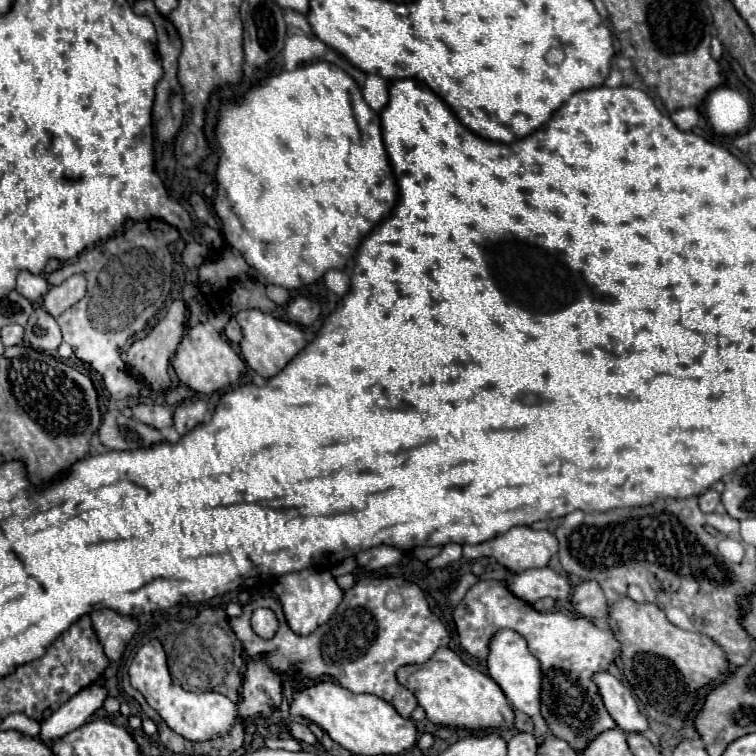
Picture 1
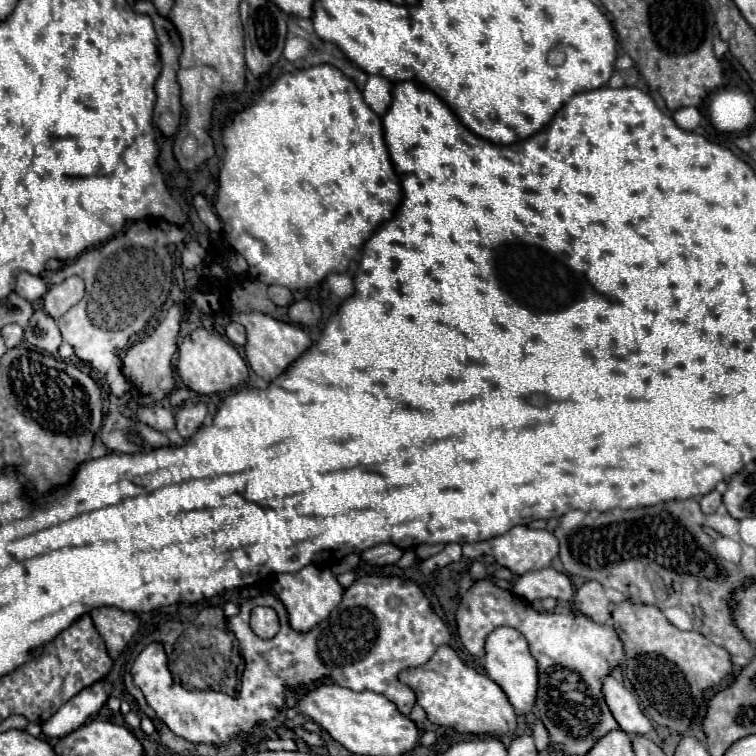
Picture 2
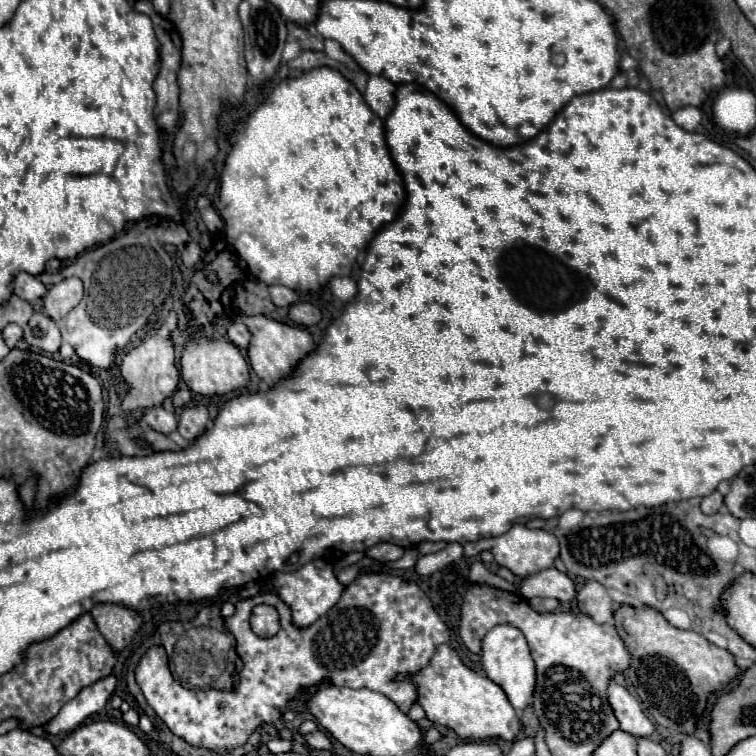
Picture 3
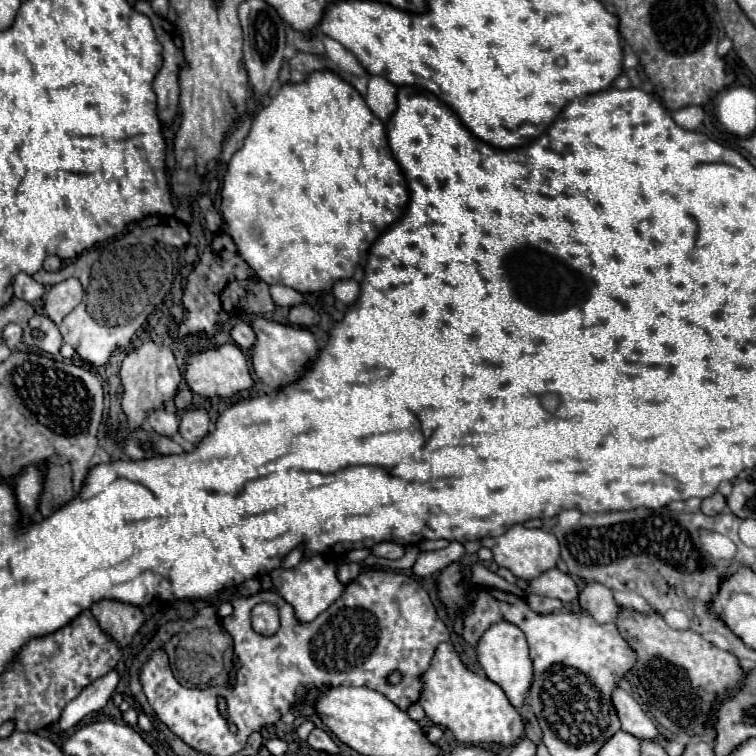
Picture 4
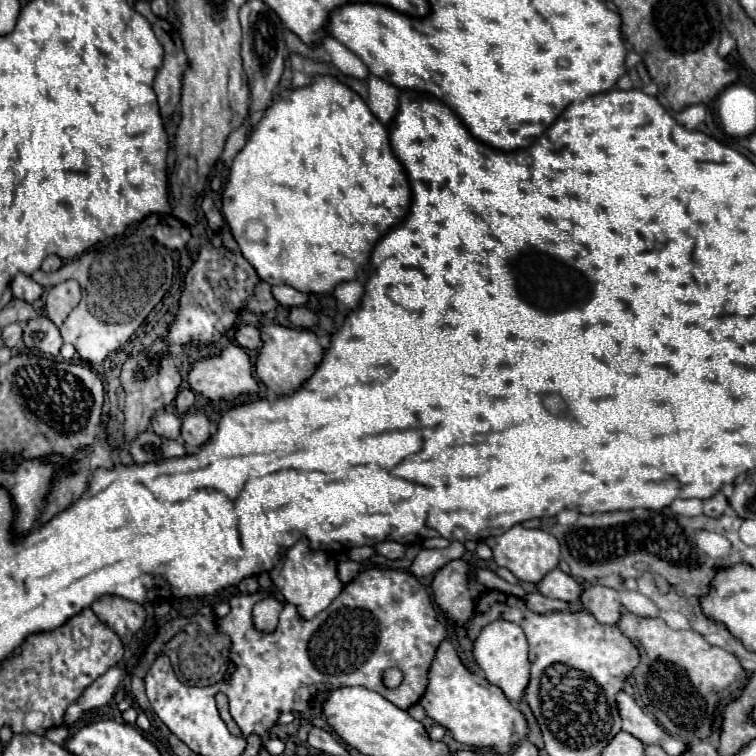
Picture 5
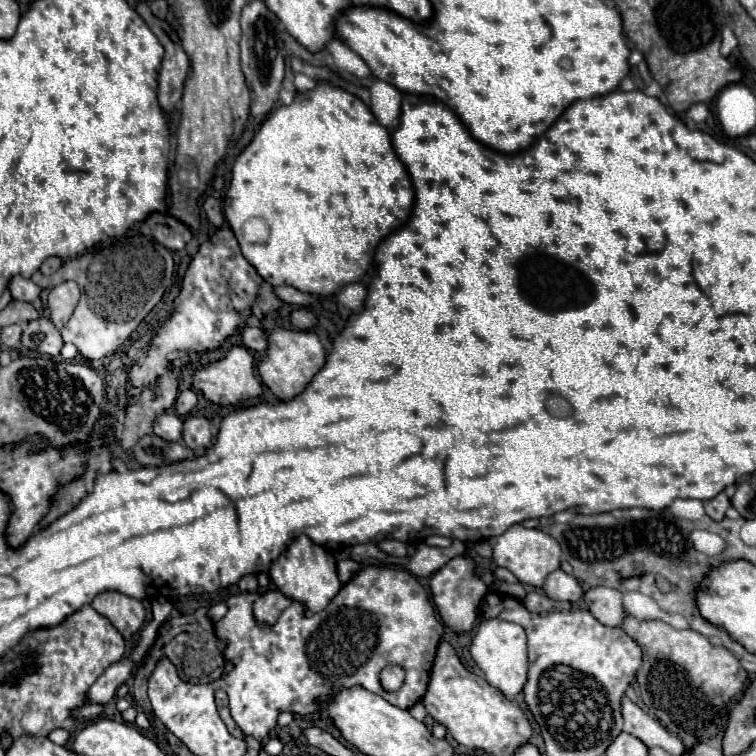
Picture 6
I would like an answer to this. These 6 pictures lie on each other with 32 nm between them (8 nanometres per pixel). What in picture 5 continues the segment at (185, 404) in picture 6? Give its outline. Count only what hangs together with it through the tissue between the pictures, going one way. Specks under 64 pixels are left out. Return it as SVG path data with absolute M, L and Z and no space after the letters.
M190 388L180 390L178 396L176 396L176 410L178 410L178 414L186 414L194 406L194 402L196 402L196 396L194 396L194 392Z

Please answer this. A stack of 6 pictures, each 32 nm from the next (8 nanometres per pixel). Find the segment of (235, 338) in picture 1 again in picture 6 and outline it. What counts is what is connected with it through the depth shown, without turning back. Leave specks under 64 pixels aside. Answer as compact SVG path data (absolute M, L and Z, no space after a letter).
M252 326L242 328L242 342L246 344L248 350L256 354L264 354L264 348L268 348L268 336L264 336L262 328L252 328Z

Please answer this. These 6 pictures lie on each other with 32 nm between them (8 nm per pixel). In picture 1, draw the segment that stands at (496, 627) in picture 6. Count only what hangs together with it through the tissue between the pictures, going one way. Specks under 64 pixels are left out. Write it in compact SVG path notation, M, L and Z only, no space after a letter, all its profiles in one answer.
M502 628L498 632L492 634L492 640L488 644L488 658L486 658L486 666L488 666L488 674L492 676L492 680L502 688L502 692L506 694L508 702L532 716L534 720L534 738L540 744L544 744L544 738L546 738L546 732L548 732L548 726L544 722L544 718L540 716L540 662L530 654L528 646L526 646L526 640L514 632L514 630L508 630L508 628Z

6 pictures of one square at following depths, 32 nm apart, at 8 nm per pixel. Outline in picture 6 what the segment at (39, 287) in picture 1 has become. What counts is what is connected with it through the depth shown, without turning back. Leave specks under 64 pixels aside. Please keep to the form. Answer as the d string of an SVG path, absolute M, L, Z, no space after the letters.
M14 276L10 280L10 294L14 300L20 300L20 302L34 302L40 294L40 288L32 282L32 280L26 280L22 276Z

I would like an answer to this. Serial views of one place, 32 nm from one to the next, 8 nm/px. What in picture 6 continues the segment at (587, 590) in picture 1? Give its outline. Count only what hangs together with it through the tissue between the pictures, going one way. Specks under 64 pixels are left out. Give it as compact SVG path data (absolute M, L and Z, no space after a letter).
M606 586L590 588L584 594L584 602L588 610L604 624L604 626L620 626L626 618L626 610L622 604L622 592Z

